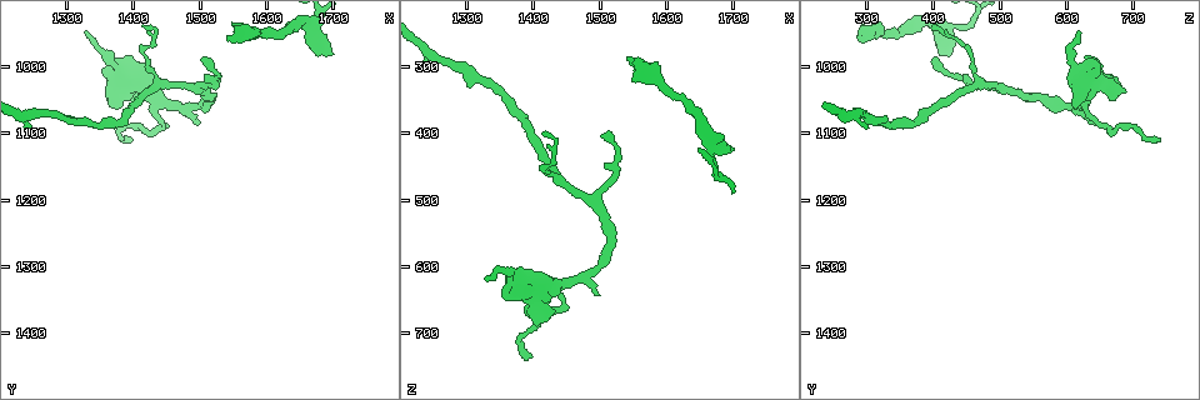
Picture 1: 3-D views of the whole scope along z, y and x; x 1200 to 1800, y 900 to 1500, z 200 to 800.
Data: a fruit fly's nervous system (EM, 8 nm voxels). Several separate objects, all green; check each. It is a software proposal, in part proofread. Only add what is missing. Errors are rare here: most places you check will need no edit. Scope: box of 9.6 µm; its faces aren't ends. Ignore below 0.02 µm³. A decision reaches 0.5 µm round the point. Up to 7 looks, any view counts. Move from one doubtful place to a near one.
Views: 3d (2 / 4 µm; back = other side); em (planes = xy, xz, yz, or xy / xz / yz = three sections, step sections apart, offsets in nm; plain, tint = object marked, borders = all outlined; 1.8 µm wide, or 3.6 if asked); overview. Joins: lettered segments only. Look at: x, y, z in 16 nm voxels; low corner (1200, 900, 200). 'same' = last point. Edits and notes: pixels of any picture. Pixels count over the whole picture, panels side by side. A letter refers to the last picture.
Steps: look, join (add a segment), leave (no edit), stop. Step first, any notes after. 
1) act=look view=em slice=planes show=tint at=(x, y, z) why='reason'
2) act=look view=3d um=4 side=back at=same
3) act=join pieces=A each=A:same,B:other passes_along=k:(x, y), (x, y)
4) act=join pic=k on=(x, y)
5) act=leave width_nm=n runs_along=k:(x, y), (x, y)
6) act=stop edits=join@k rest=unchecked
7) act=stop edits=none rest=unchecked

act=look view=3d um=4 at=(1330, 950, 615)

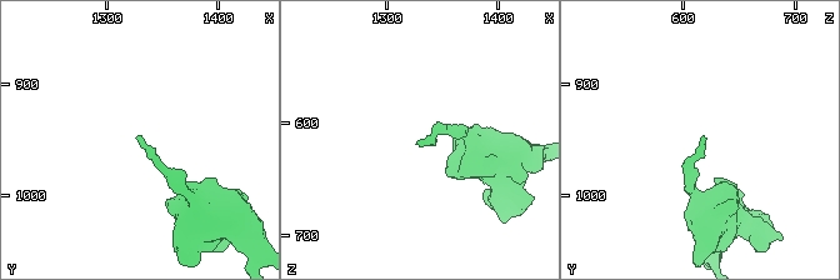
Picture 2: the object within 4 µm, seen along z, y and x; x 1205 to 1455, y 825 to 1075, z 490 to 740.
act=look view=em um=3.6 slice=planes show=borders at=(1328, 950, 616) why='need the tissue'

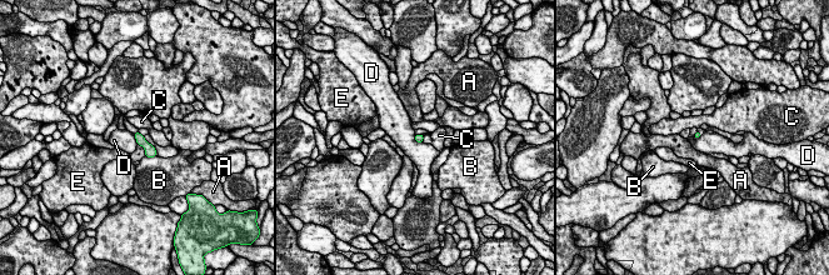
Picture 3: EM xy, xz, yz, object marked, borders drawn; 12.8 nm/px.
act=leave longest_contact=A:190nm each=A:other,B:other,C:other,D:other,E:other border=3:(414, 135), (414, 139), (422, 143) found='no lettered segment goes on from it'

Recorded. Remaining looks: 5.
act=look view=3d um=2 at=(1500, 990, 400) why='branch stops here'

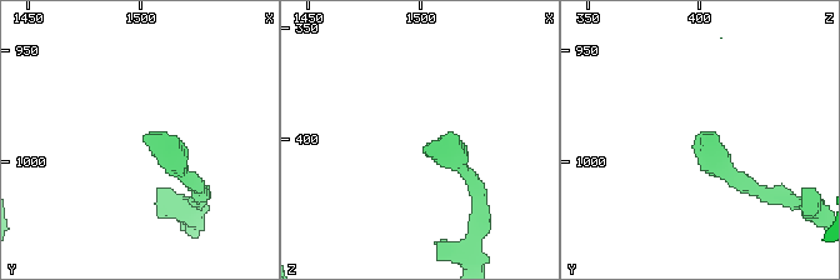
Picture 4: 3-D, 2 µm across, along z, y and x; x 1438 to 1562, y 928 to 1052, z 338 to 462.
act=look view=em slice=xz step=4 show=tint at=(1502, 988, 404)

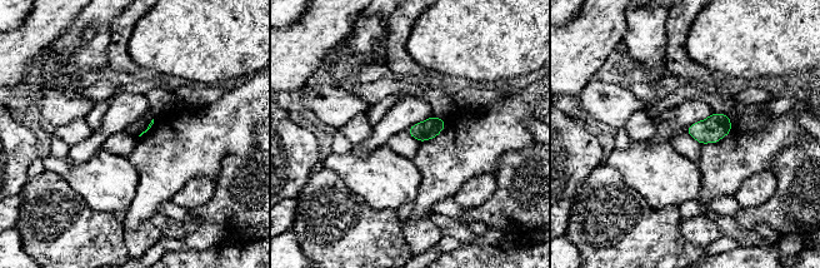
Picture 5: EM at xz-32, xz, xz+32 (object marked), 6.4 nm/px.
act=look view=em slice=planes show=borders at=same

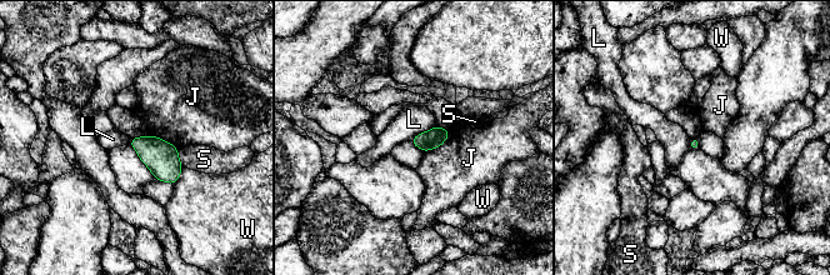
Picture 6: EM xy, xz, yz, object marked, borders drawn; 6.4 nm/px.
act=leave each=J:other,L:other,S:other,W:other border=6:(434, 125), (410, 140) found='no lettered segment goes on from it'

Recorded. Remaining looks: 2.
act=look view=em slice=planes show=borders at=(1700, 980, 425) why='an open end'

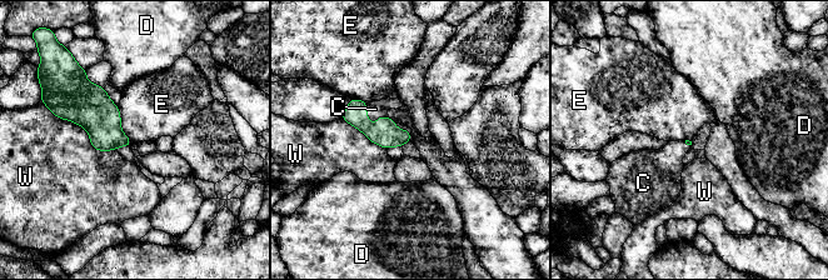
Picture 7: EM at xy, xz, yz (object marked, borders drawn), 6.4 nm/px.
act=join pieces=C longest_contact=W:500nm each=C:same,D:other,E:other,W:other passes_along=7:(385, 134), (370, 123), (375, 109) found='the neuron continues'

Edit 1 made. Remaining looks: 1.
act=stop edits=join@7 rest=unchecked

